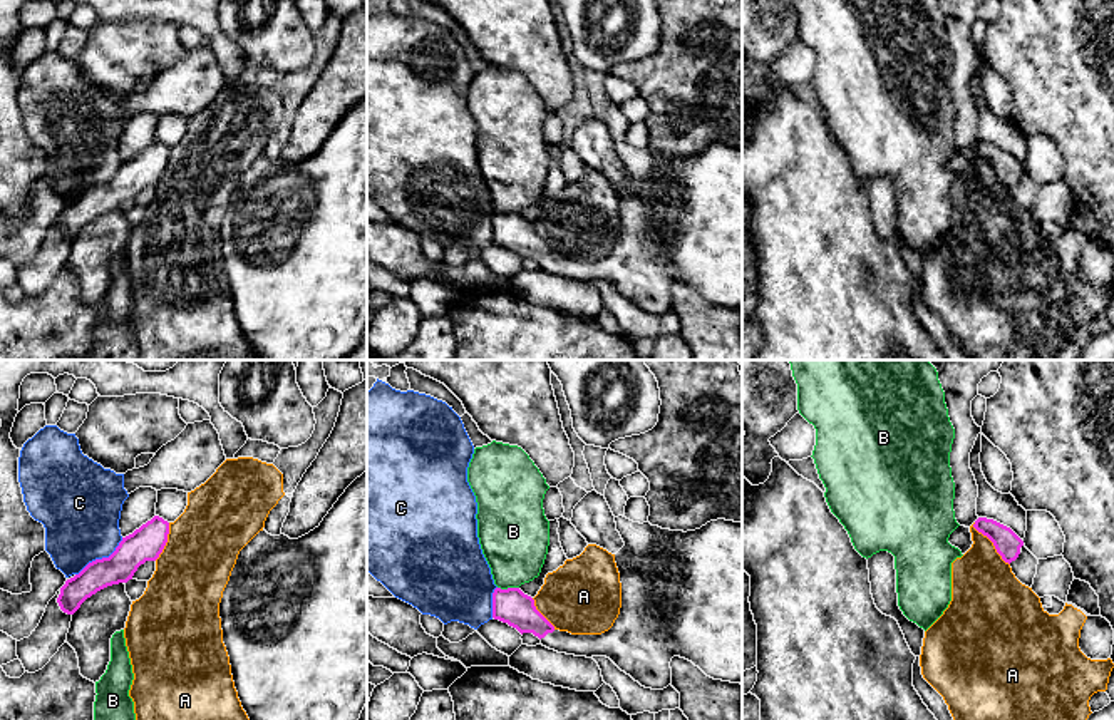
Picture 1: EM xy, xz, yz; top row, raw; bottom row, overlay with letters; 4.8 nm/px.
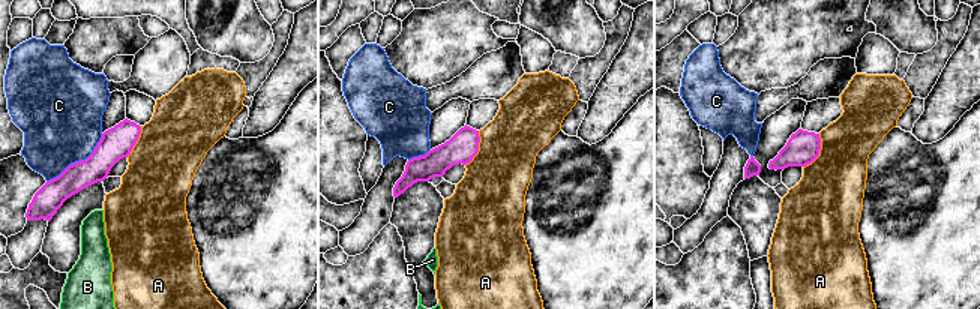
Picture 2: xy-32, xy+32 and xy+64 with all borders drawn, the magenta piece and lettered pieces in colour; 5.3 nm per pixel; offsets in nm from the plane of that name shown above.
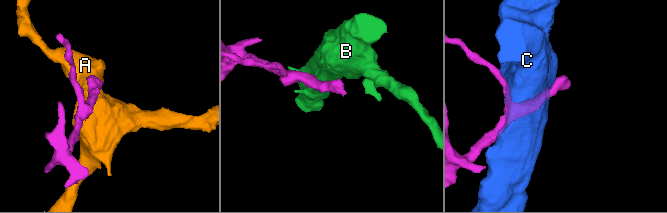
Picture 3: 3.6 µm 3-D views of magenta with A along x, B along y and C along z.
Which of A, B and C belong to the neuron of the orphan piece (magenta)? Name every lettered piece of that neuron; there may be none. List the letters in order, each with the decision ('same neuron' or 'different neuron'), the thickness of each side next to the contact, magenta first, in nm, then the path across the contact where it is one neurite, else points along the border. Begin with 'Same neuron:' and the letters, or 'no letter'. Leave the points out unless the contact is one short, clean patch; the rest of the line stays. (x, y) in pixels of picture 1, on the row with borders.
Same neuron: no letter
A: different neuron; 120 nm thick on the magenta side, 320 nm on the other; border along yz (974, 523), (1009, 565)
B: different neuron; 170 nm thick on the magenta side, 320 nm on the other
C: different neuron; 160 nm thick on the magenta side, 380 nm on the other

